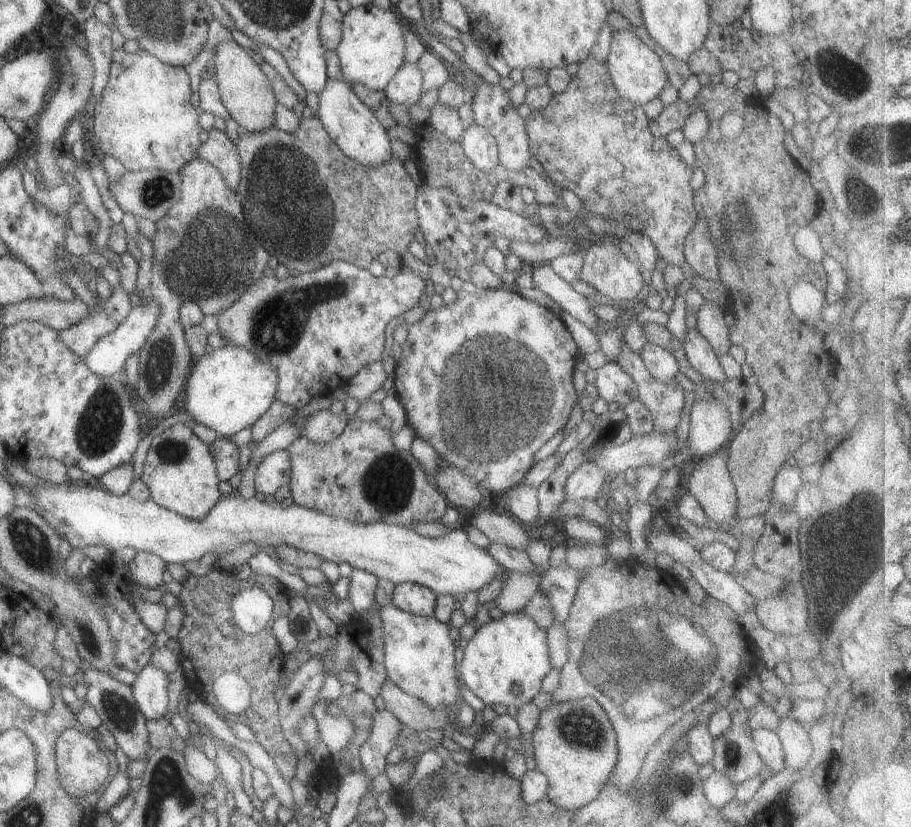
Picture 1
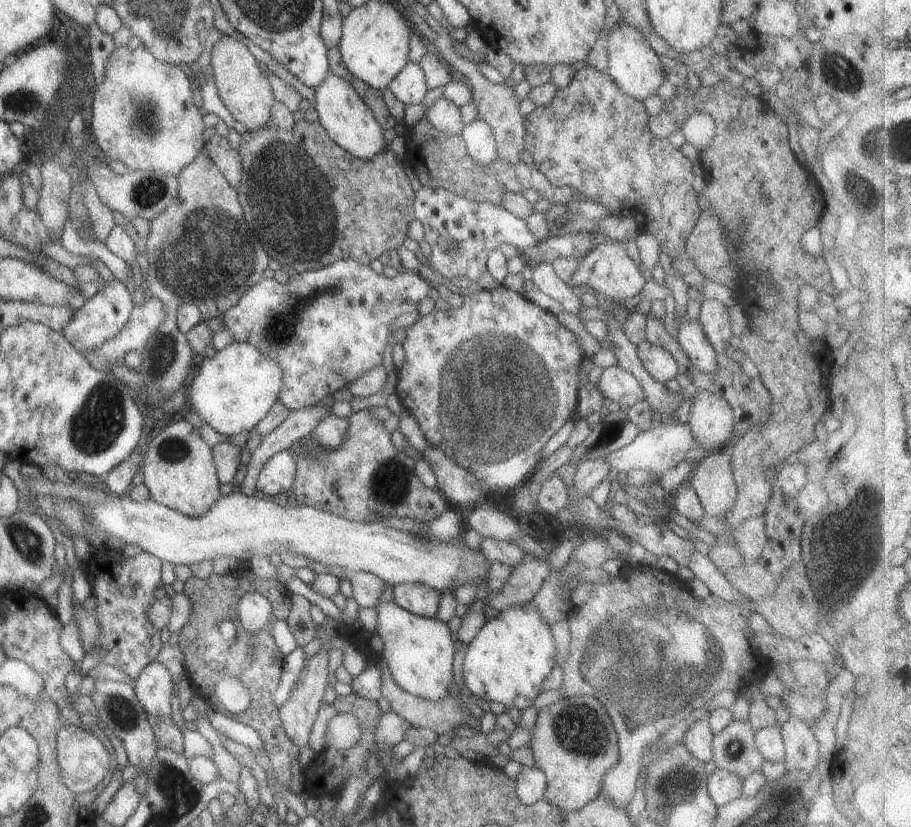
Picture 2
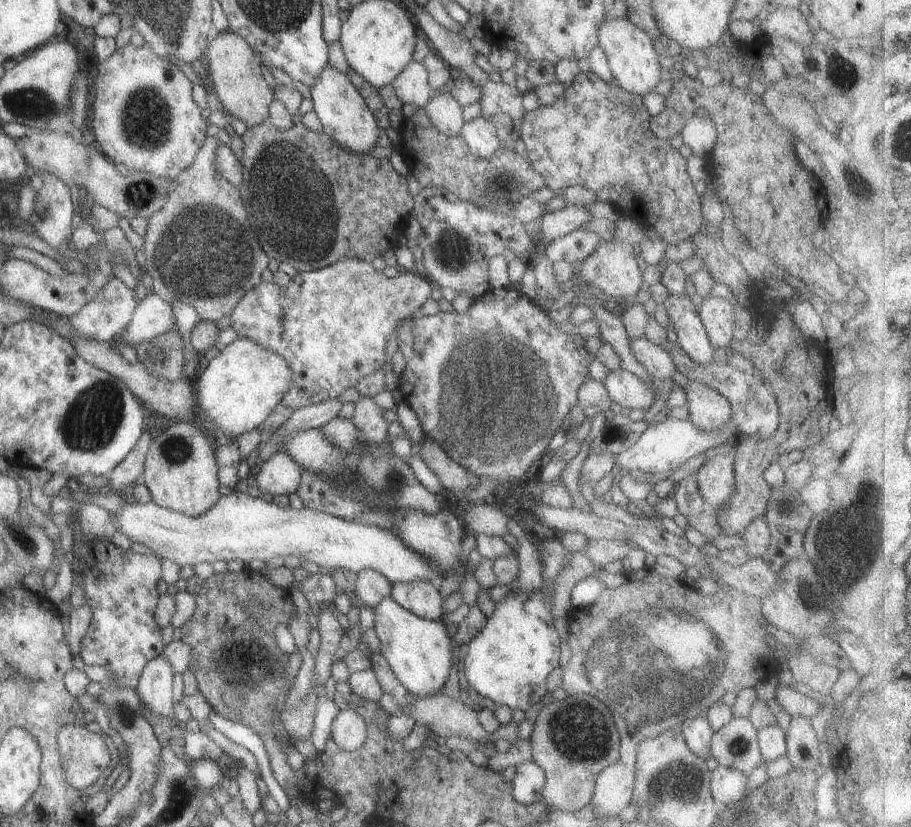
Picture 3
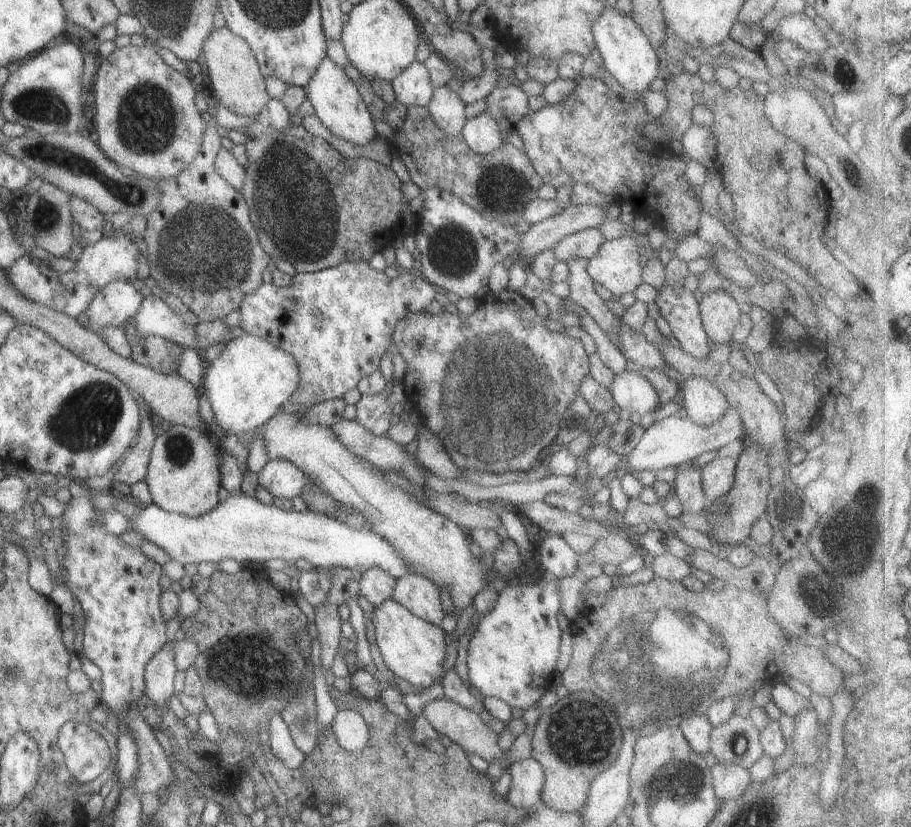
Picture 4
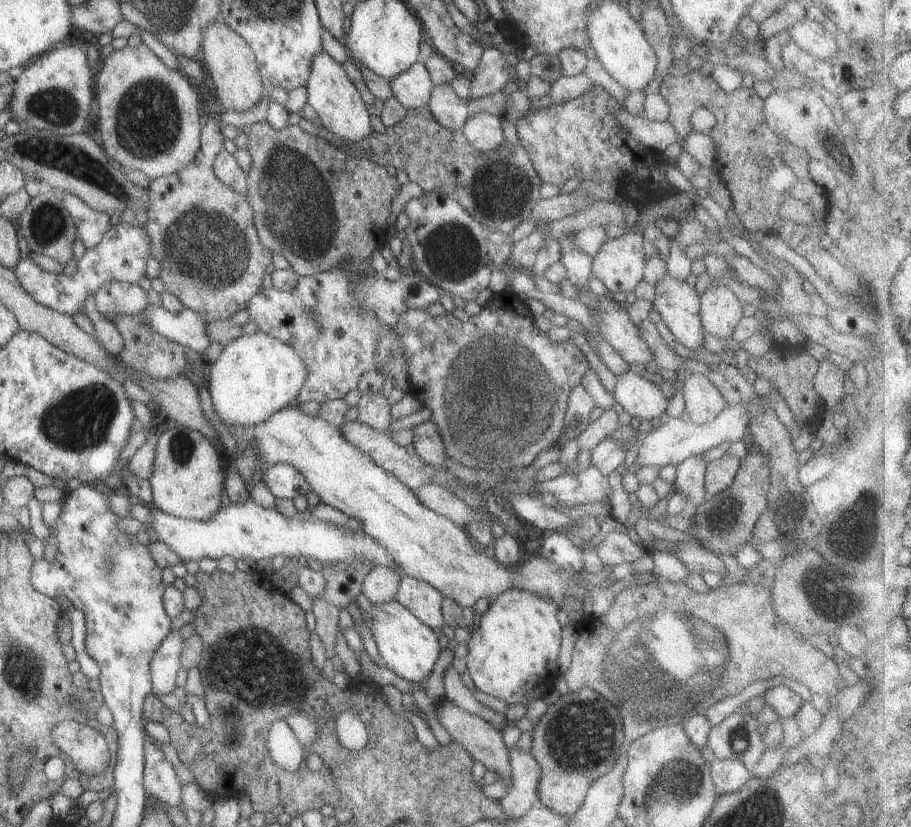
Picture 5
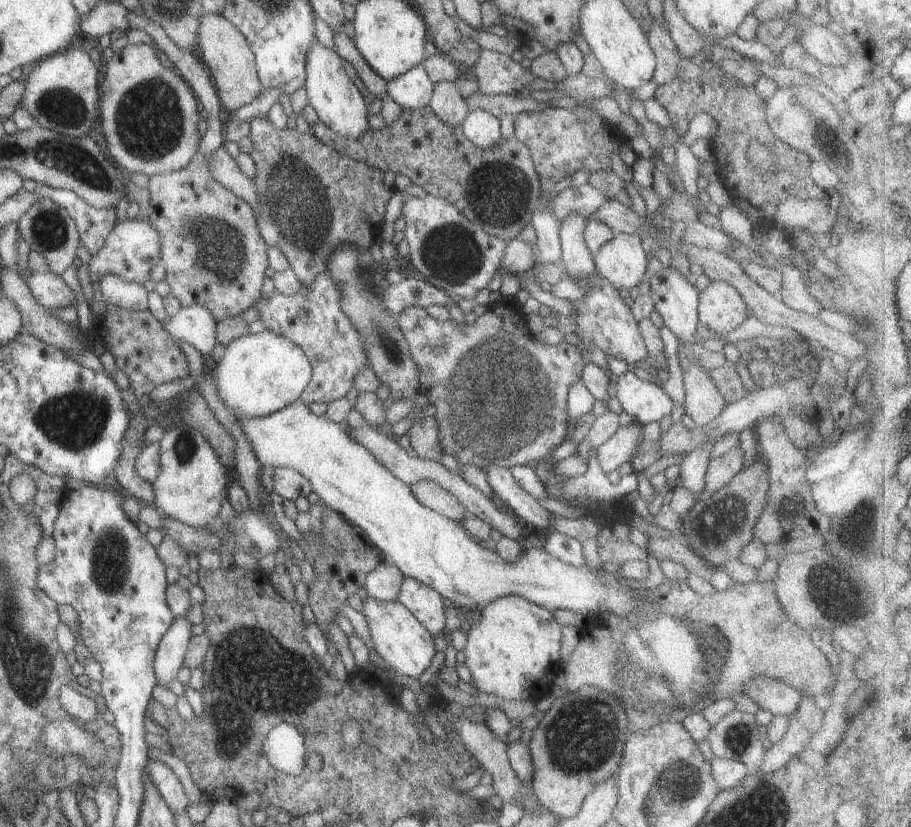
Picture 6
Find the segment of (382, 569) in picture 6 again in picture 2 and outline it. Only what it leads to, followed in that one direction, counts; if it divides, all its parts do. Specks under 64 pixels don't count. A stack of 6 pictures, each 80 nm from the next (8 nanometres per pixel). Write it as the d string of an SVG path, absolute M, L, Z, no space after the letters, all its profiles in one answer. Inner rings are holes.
M355 571L348 573L352 590L351 597L357 603L358 608L375 607L378 603L381 590L385 584L377 575L367 571Z

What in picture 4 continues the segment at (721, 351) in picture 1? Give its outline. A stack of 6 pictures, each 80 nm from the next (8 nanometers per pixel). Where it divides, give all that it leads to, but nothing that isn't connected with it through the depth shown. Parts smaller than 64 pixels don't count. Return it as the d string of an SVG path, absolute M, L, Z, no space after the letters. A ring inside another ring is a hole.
M714 290L703 294L698 313L709 342L727 344L737 328L741 312L733 293Z

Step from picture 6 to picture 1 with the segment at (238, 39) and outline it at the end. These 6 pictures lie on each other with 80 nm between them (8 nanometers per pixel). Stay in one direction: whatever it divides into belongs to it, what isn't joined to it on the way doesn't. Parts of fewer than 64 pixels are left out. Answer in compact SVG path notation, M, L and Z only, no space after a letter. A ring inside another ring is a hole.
M232 40L218 44L213 50L215 51L212 56L215 66L213 79L223 106L222 112L228 114L233 122L250 133L265 132L273 127L276 100L271 85L260 67L247 54L247 50Z

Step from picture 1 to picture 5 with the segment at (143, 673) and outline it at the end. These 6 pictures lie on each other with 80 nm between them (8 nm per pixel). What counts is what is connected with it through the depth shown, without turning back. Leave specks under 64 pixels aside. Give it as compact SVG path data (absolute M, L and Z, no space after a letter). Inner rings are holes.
M169 631L160 645L154 650L148 664L148 675L151 681L151 694L159 698L162 694L172 692L184 639L179 631Z

